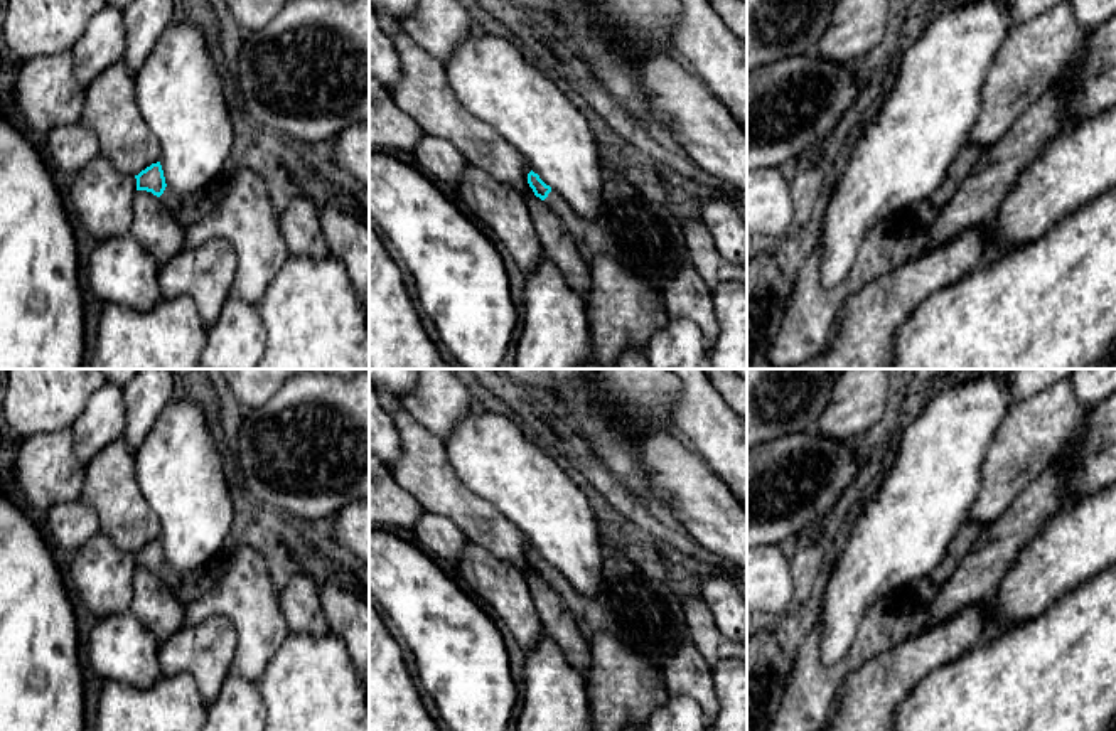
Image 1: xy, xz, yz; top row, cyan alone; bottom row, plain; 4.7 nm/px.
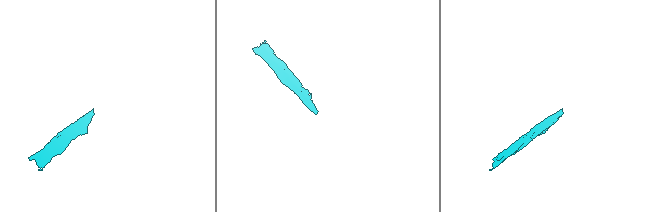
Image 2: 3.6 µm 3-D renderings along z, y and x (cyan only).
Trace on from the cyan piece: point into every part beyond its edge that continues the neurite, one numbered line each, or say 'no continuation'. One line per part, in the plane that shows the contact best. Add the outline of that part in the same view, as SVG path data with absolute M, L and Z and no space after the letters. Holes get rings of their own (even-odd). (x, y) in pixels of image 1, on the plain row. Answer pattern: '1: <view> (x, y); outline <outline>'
1: xy (193, 585); outline M234 536L221 554L211 558L204 566L192 571L177 571L170 564L165 564L158 578L177 595L182 603L201 600L224 574L229 564L229 554L239 541L249 541L249 537Z

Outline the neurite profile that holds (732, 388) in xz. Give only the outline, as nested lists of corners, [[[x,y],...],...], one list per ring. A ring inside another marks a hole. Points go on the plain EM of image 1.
[[[705,369],[727,406],[742,418],[747,428],[747,381],[732,369]]]

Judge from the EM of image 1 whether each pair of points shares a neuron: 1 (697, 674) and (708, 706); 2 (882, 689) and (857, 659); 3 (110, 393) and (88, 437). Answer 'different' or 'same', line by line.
1: same
2: different
3: same

